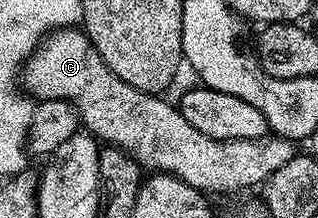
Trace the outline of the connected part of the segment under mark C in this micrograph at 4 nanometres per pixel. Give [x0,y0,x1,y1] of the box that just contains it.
[20,25,296,195]

